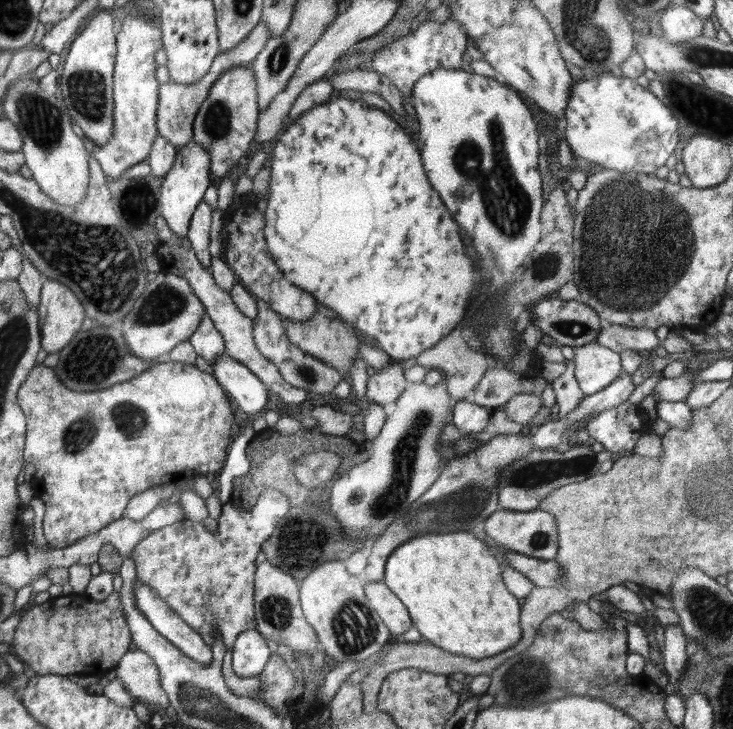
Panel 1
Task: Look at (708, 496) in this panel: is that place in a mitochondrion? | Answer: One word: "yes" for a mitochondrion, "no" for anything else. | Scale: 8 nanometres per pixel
yes

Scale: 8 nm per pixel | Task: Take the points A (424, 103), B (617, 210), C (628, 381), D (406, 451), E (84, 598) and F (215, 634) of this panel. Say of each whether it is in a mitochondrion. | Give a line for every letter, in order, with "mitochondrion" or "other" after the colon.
A: other
B: mitochondrion
C: other
D: mitochondrion
E: other
F: other

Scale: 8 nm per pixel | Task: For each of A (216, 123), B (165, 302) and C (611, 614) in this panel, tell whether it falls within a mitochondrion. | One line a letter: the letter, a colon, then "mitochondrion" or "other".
A: mitochondrion
B: mitochondrion
C: other

